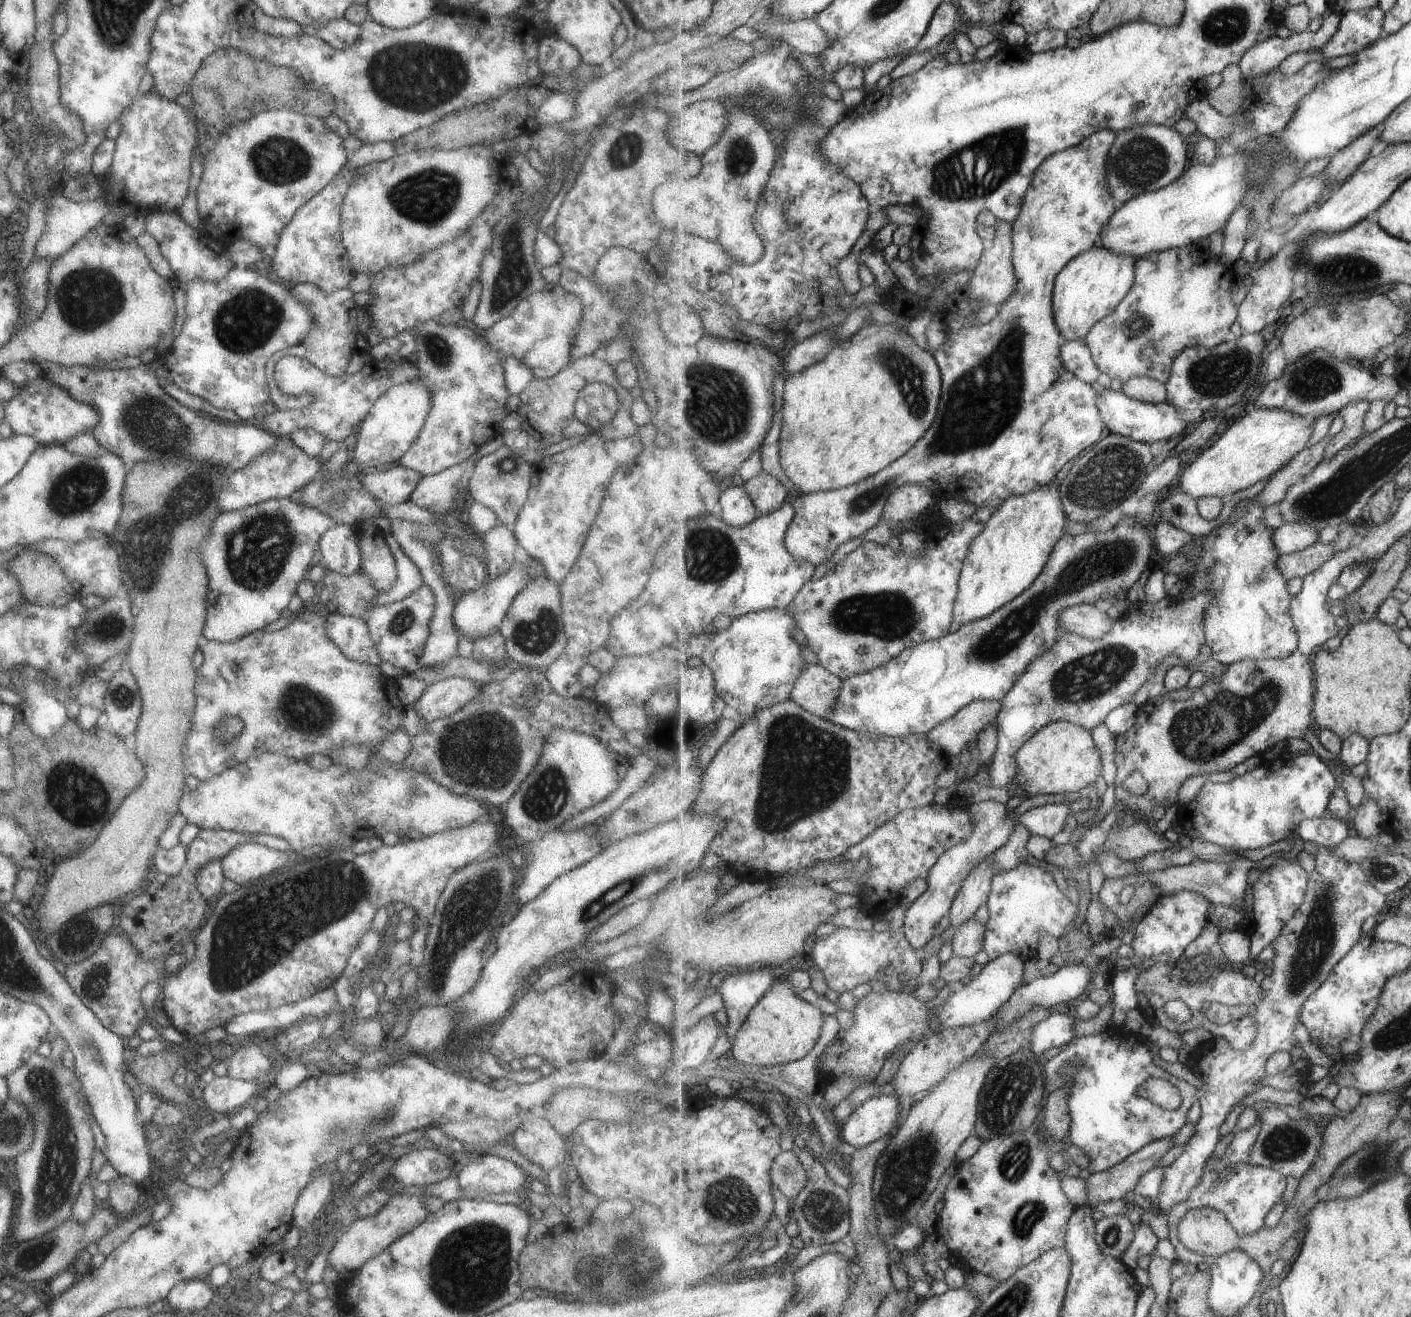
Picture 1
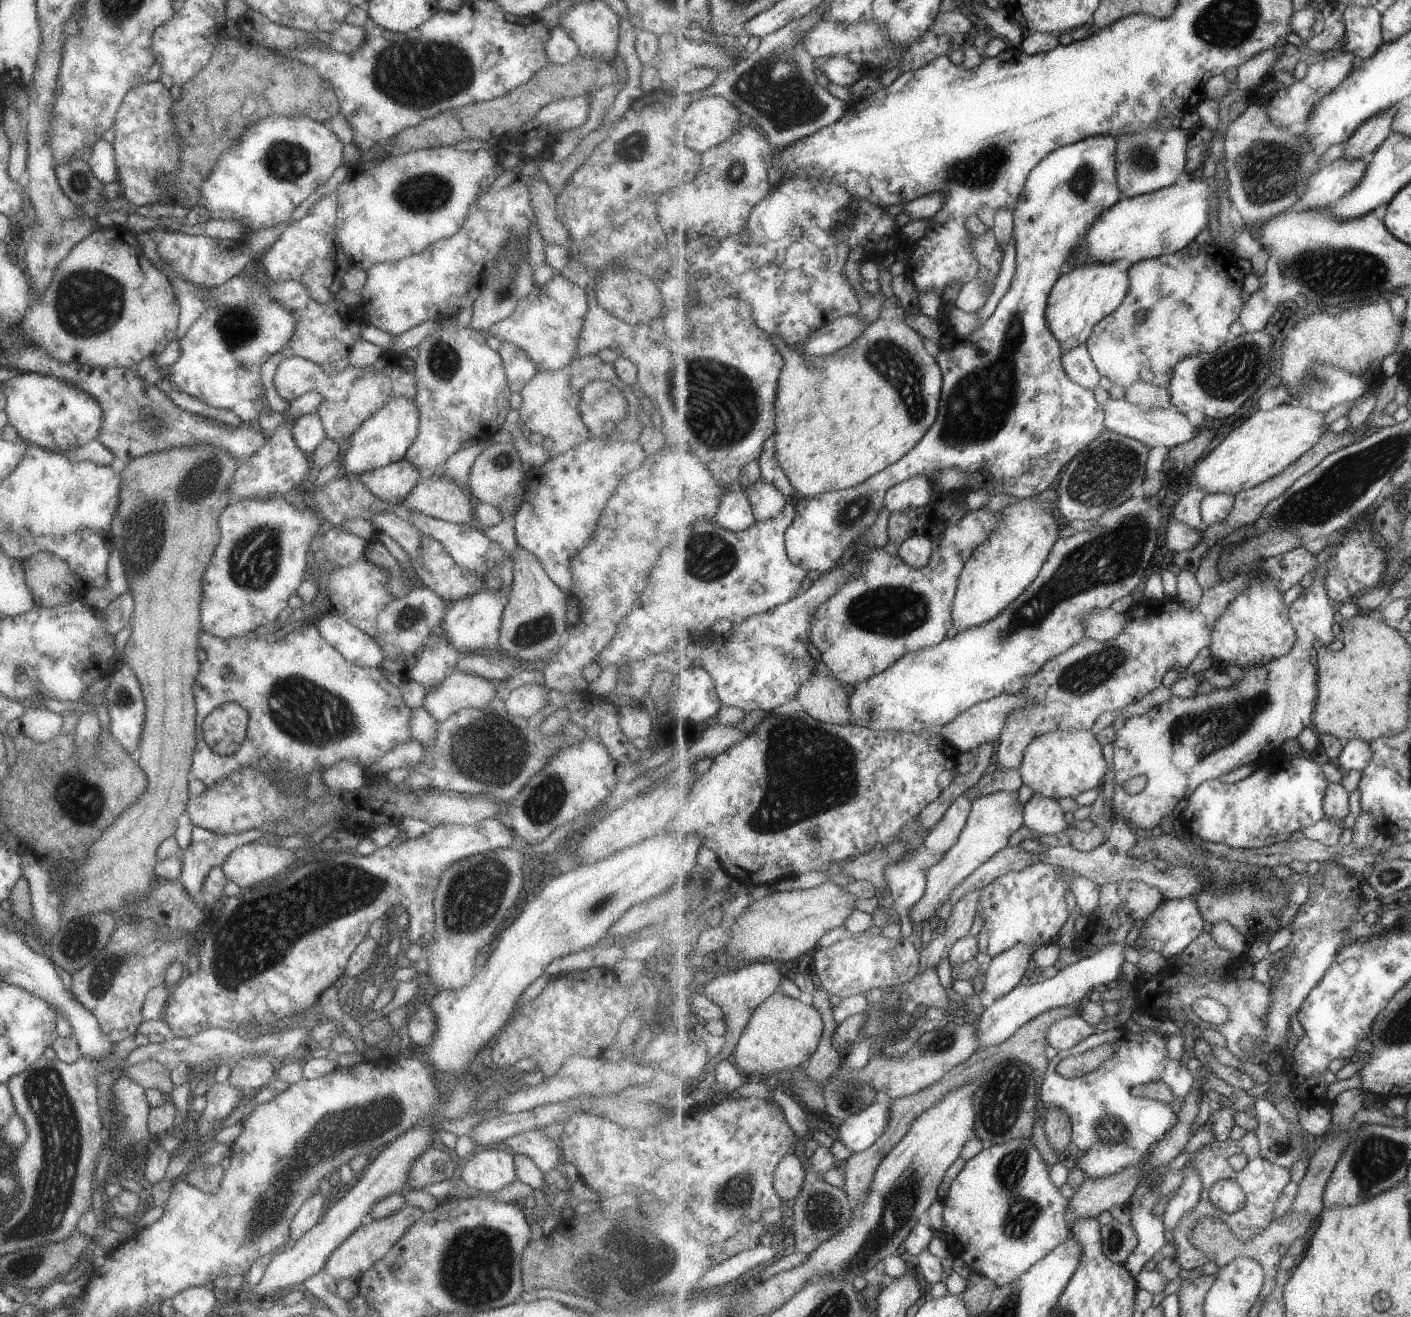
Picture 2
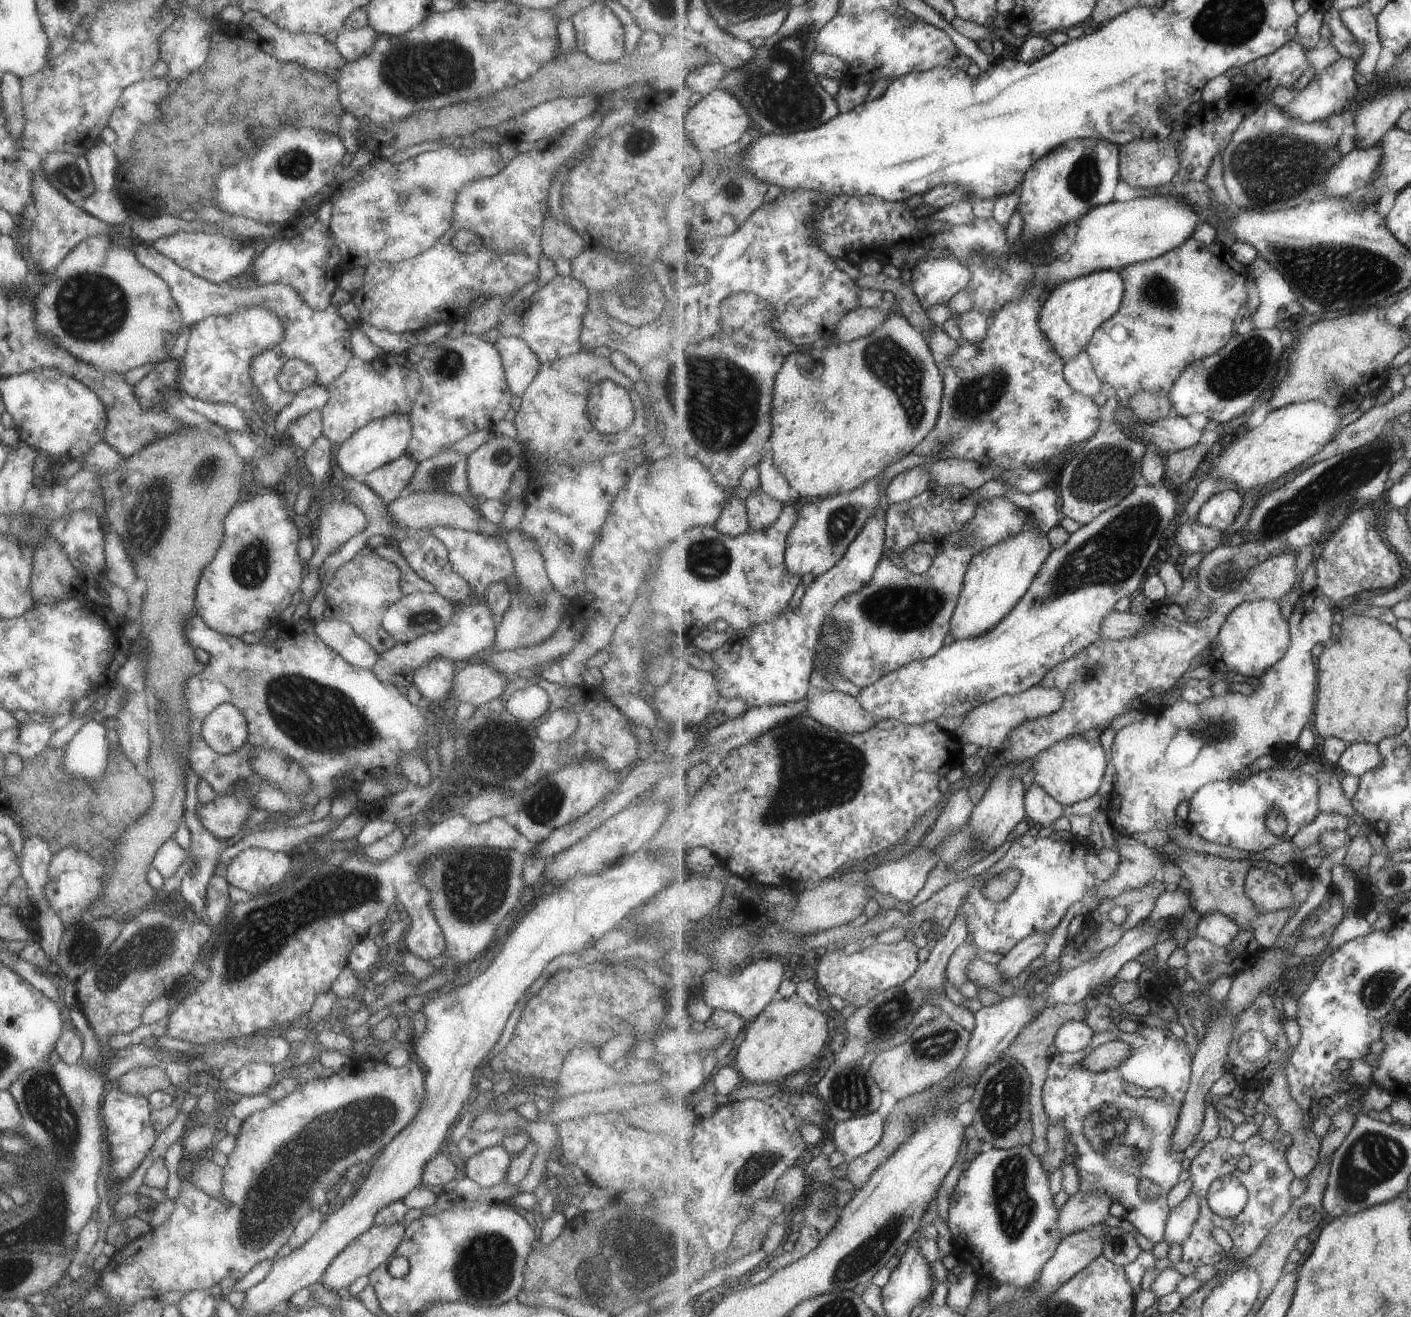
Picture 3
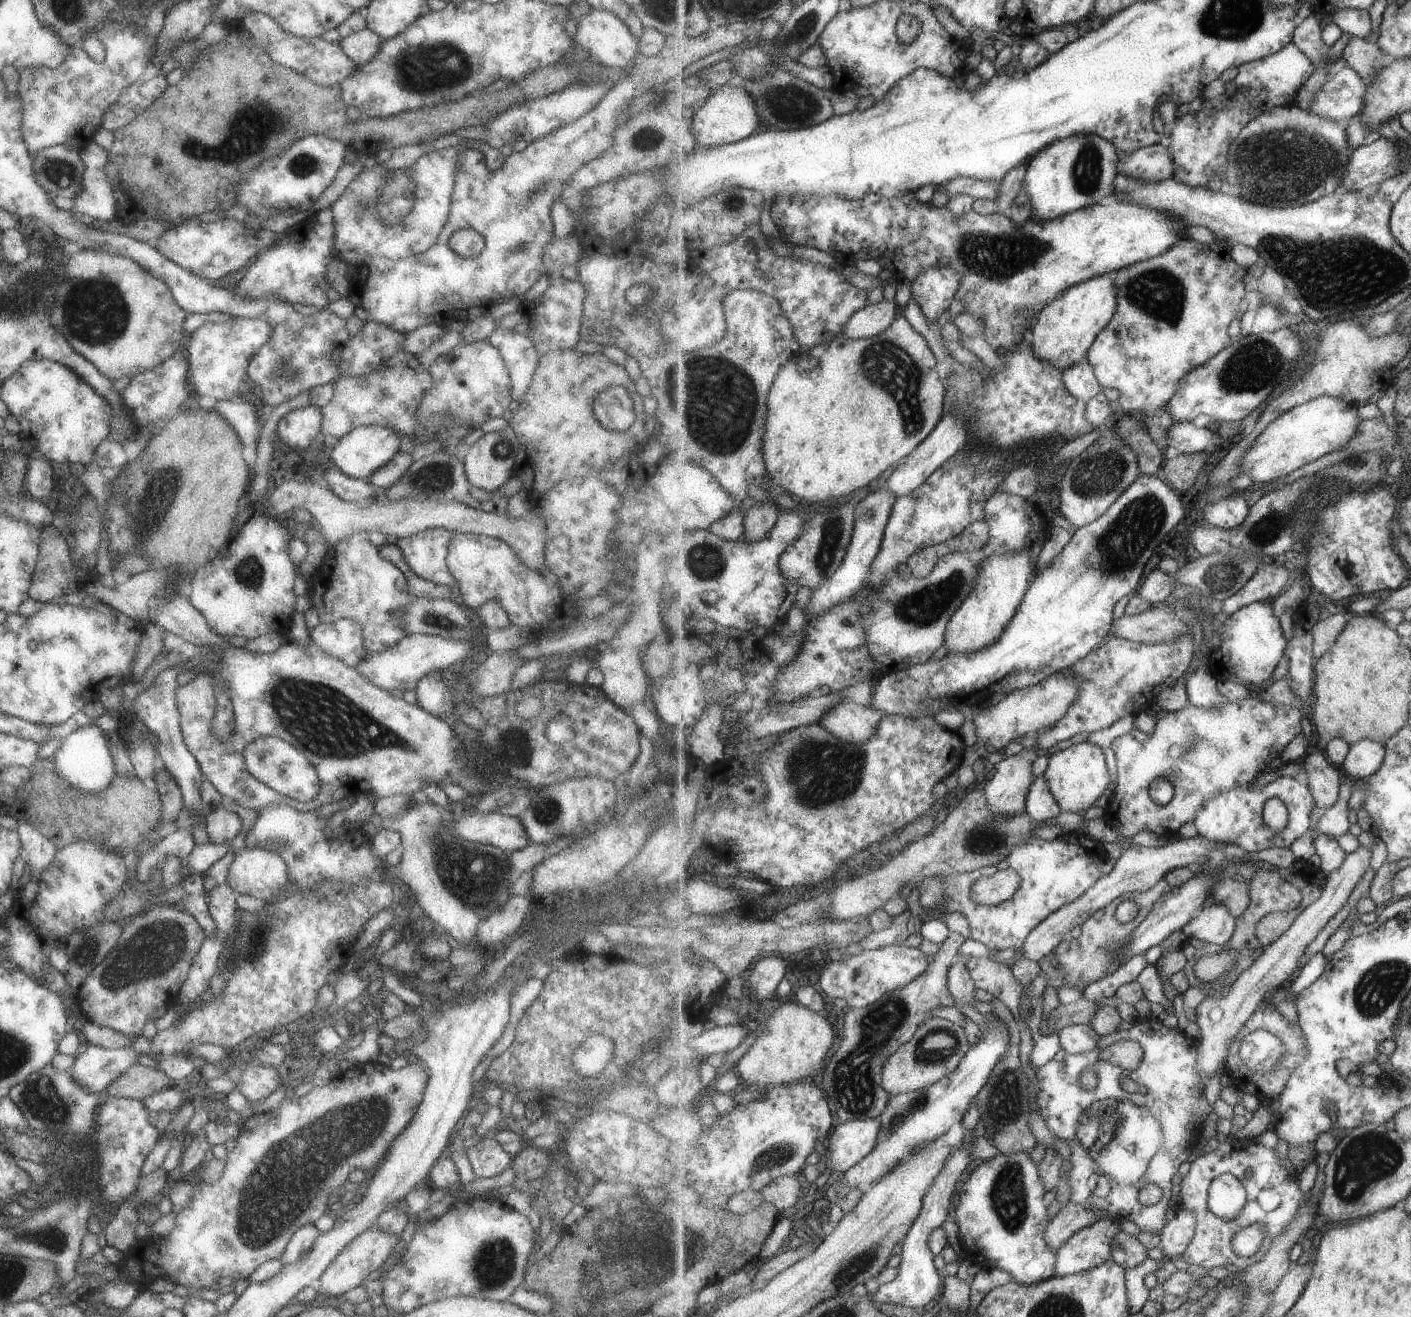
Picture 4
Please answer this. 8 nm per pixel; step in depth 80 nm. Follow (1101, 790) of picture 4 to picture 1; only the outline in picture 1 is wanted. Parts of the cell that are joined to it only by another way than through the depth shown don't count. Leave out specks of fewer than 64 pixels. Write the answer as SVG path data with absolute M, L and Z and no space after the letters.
M1054 721L1030 738L1017 753L1019 789L1033 797L1037 794L1085 793L1087 786L1097 782L1103 770L1101 750L1089 731L1069 721Z

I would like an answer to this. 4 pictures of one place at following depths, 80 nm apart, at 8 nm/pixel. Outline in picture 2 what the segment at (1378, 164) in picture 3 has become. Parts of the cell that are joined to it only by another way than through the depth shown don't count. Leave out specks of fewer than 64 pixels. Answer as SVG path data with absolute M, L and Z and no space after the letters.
M1375 153L1360 159L1337 159L1308 180L1308 191L1301 200L1303 209L1331 209L1364 179Z

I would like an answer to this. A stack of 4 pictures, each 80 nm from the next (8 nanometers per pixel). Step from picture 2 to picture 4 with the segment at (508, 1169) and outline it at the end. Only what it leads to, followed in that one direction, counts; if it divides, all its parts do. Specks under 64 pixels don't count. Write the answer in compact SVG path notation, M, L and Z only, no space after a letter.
M483 1137L466 1151L475 1178L491 1178L510 1166L512 1155L507 1154L494 1139Z

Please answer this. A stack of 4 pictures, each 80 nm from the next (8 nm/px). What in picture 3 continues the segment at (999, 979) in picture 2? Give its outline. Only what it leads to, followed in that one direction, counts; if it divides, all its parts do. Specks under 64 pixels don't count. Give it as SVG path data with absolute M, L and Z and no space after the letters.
M1035 931L1027 939L1023 939L1015 948L1012 948L997 963L1006 981L1013 981L1021 972L1029 972L1030 964L1045 954L1049 942L1051 942L1051 931Z

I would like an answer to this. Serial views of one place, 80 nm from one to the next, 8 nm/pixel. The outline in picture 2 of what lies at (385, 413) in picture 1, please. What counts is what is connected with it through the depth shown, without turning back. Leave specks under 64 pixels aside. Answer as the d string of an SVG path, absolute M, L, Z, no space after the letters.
M393 397L379 410L364 420L359 428L348 438L349 447L339 457L347 474L360 476L364 472L391 464L404 458L405 451L413 442L418 425L417 409L412 399Z

